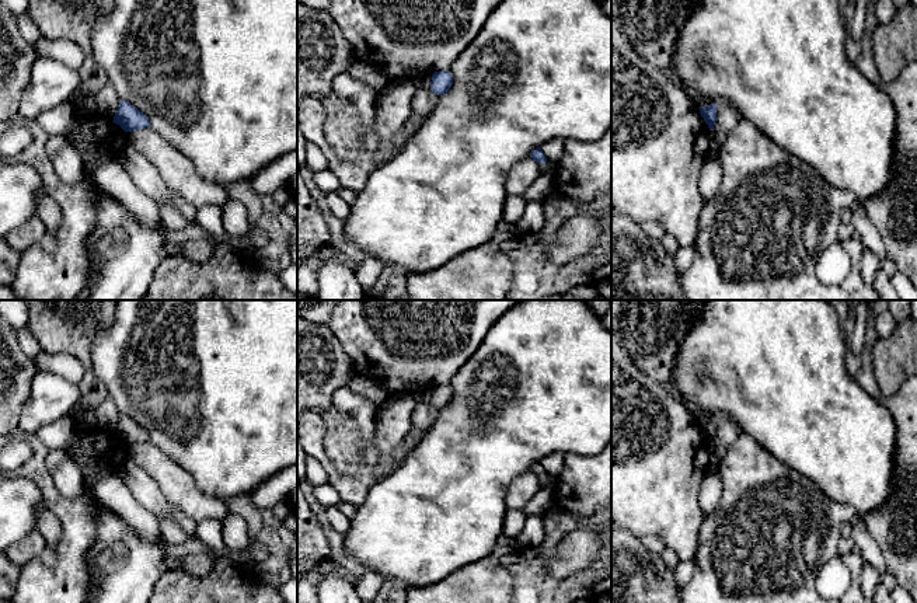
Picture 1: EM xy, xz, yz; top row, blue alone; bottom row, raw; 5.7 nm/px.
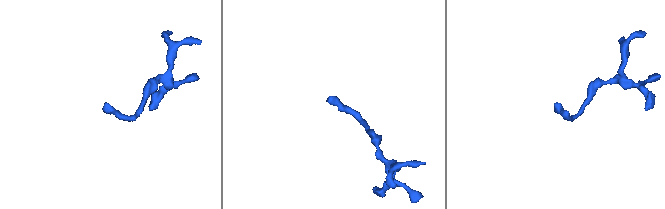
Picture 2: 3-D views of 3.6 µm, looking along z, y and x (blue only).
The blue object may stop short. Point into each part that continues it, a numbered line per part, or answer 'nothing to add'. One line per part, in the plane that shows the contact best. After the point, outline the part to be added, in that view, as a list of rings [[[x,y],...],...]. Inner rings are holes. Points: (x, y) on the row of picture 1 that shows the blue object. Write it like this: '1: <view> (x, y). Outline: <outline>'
nothing to add

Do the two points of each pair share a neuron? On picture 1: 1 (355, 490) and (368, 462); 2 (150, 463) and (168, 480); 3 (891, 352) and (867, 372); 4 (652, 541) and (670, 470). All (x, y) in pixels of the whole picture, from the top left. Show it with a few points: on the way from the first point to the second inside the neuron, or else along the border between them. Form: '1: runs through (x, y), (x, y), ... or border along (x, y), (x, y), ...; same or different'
1: runs through (362, 483), (363, 469); same
2: runs through (154, 466), (164, 476); same
3: border along (877, 338), (872, 373), (878, 387), (891, 396); different
4: border along (641, 537), (655, 534), (665, 547); different

